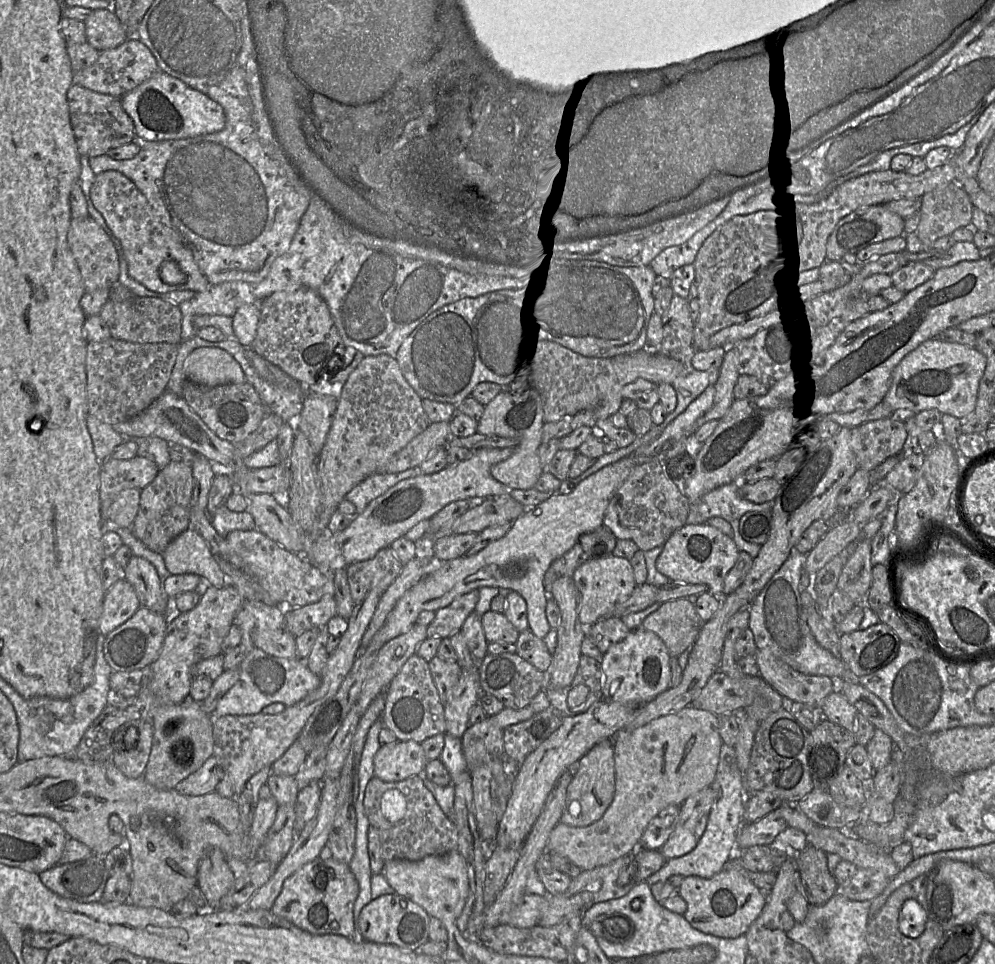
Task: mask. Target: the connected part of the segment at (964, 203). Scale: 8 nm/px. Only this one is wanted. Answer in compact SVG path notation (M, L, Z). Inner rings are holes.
M956 181L947 183L921 197L920 223L916 234L924 247L931 249L933 243L961 227L971 226L974 206L969 194Z

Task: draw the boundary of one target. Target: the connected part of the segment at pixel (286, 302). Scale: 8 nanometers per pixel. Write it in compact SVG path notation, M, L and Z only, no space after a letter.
M305 287L294 292L274 292L261 302L259 324L251 349L310 391L332 391L329 390L332 387L330 376L344 366L341 362L344 345L325 301L315 290Z

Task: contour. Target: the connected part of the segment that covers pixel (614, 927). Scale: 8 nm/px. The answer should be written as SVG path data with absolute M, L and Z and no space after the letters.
M621 913L602 914L593 920L590 930L596 937L598 945L599 937L613 943L624 943L633 936L634 923Z

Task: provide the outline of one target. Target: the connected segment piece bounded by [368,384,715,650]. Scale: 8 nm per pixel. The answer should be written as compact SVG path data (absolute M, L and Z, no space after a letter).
M710 384L665 427L655 441L638 448L633 455L604 466L579 481L569 494L552 495L536 506L526 507L526 511L514 520L505 536L490 543L477 554L442 563L412 586L397 602L384 625L372 637L369 648L380 650L391 639L408 632L417 624L417 618L422 611L436 612L459 596L486 586L513 590L522 596L527 604L529 630L538 638L544 639L552 629L546 617L547 594L543 583L550 565L578 543L580 536L603 526L610 499L637 466L634 456L651 455L656 447L665 442L680 439L684 431L688 431L691 425L712 407L714 396L715 386Z

